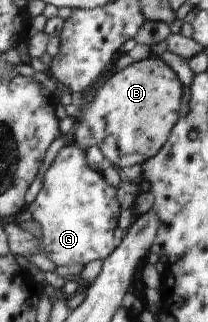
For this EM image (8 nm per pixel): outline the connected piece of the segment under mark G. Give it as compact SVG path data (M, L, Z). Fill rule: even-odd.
M64 145L47 169L43 185L36 199L26 205L32 215L32 221L40 226L42 236L39 243L44 247L43 254L59 265L86 265L90 261L104 261L114 251L120 236L118 217L120 203L116 200L115 187L104 181L101 173L93 171L86 162L86 151L78 145Z

